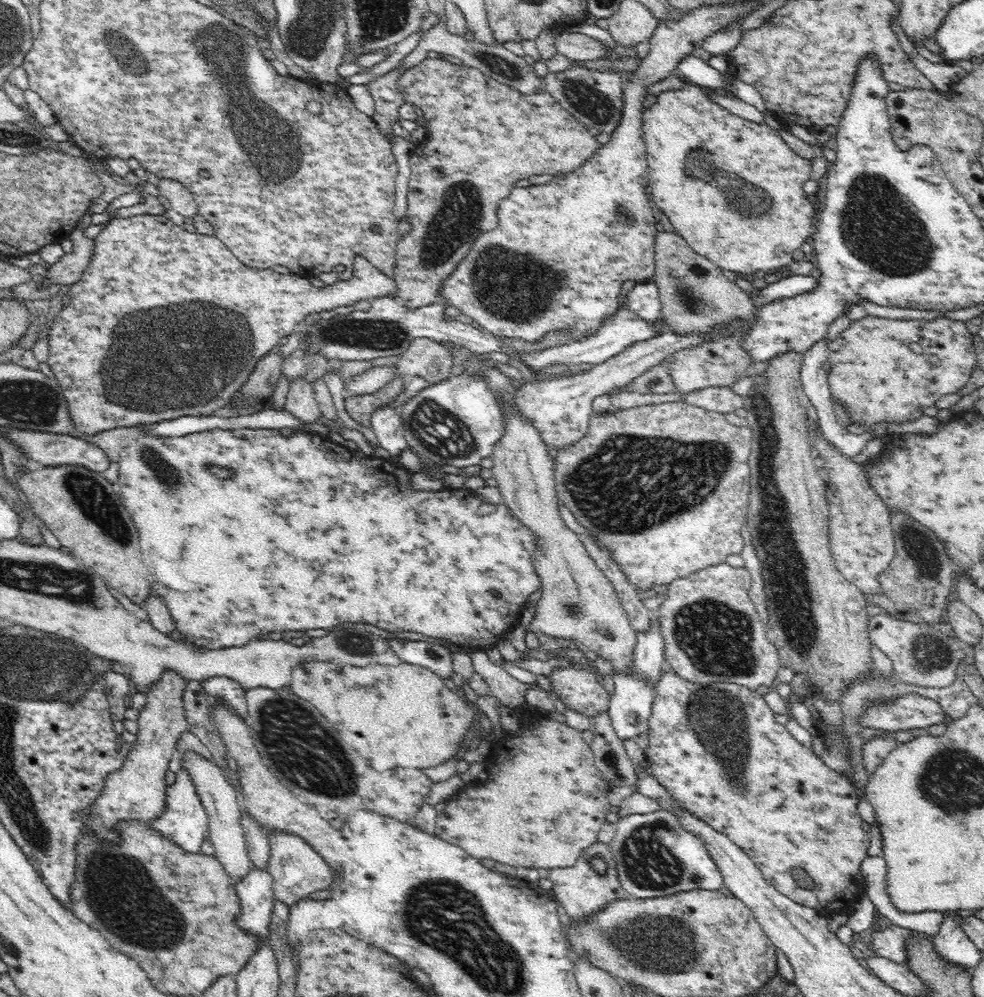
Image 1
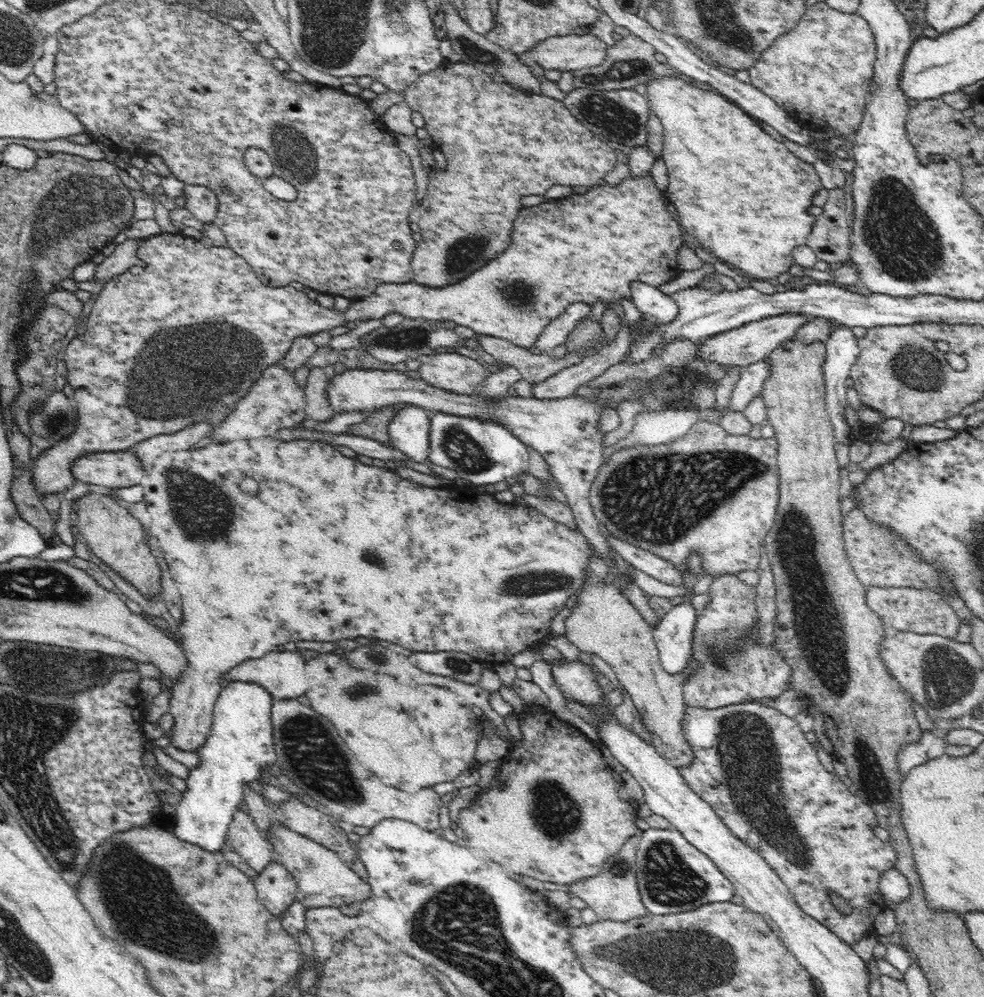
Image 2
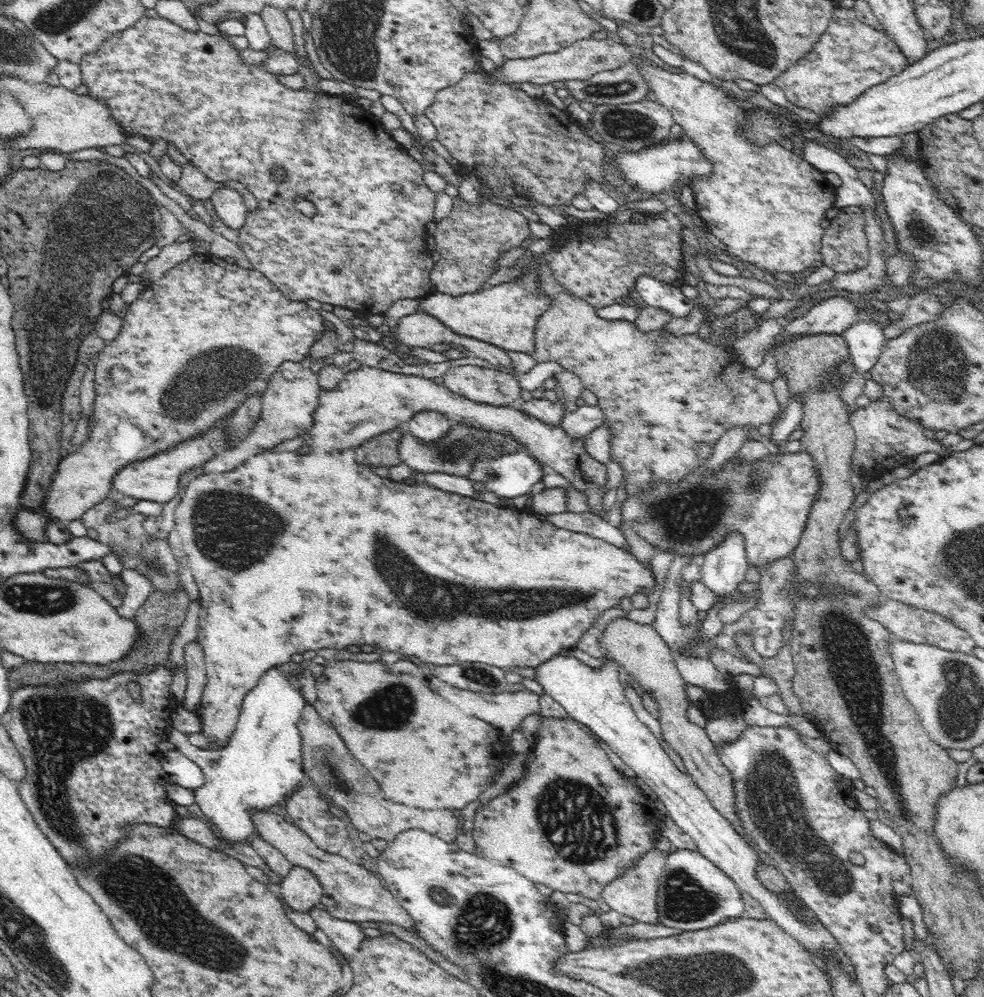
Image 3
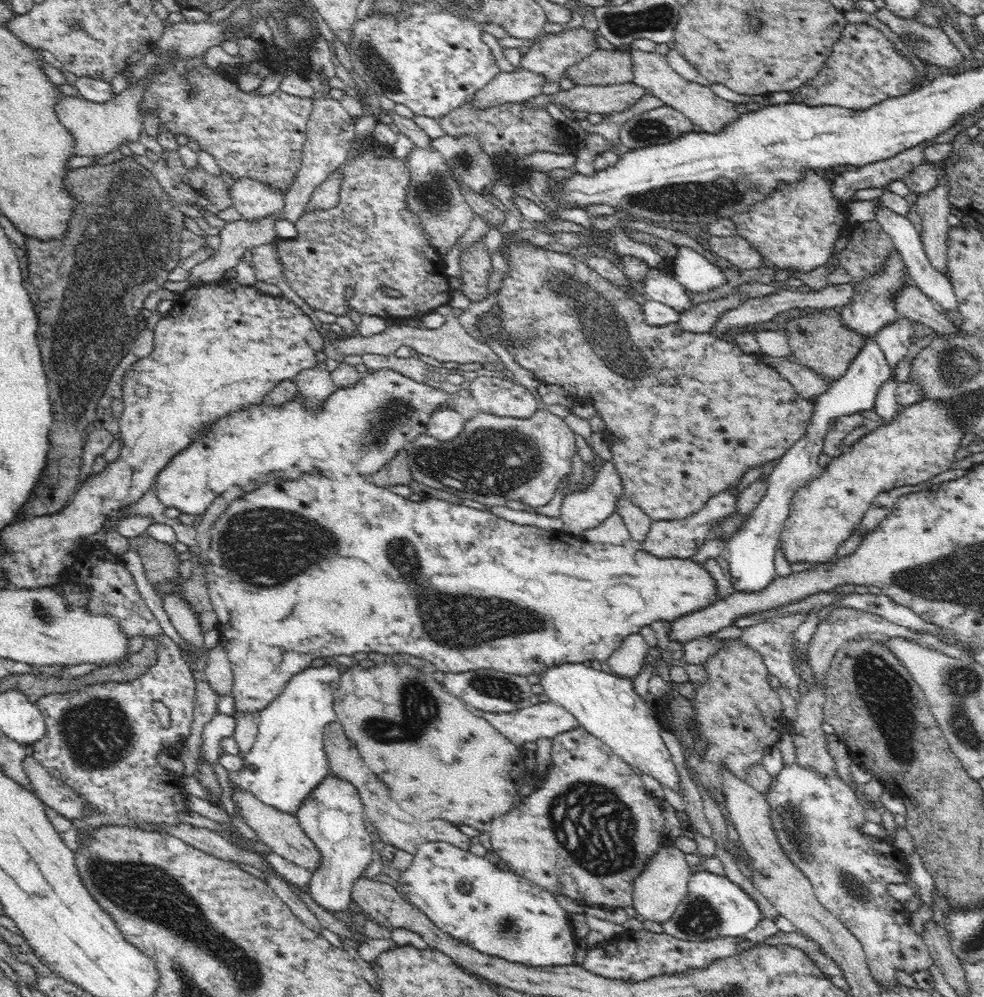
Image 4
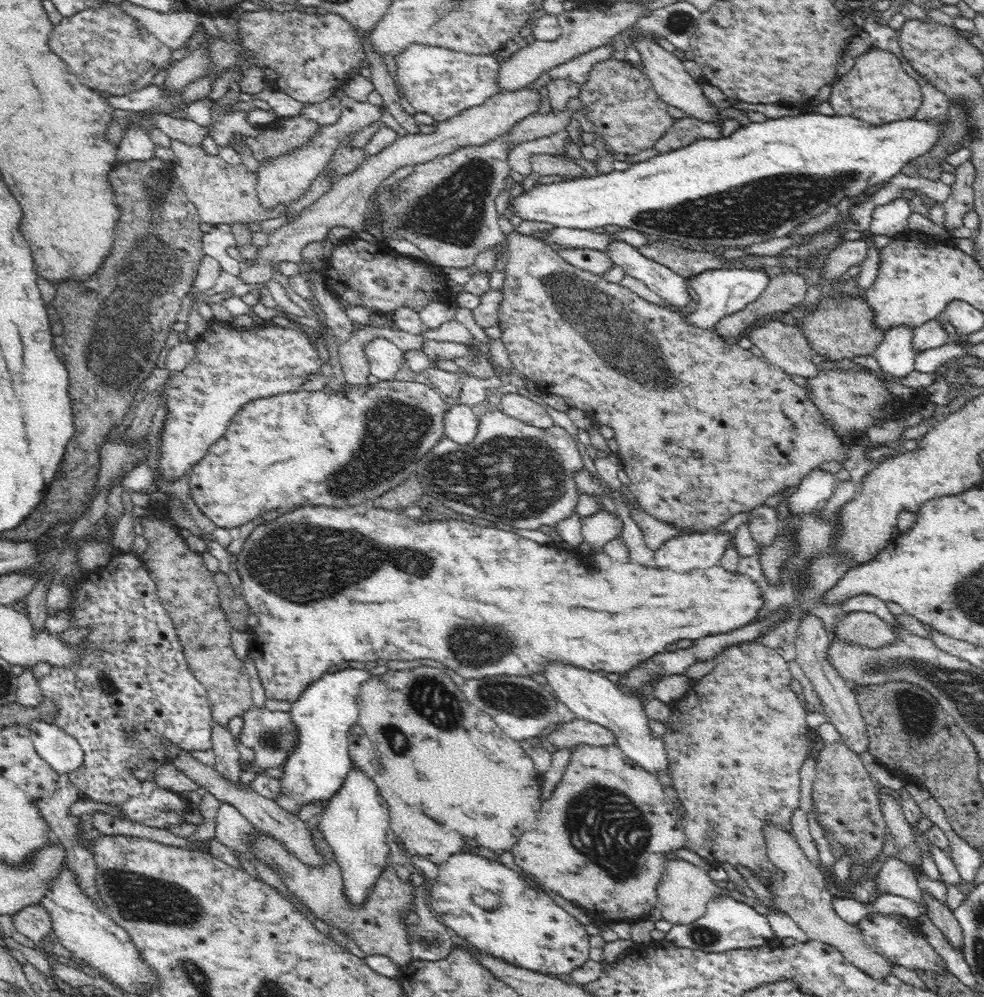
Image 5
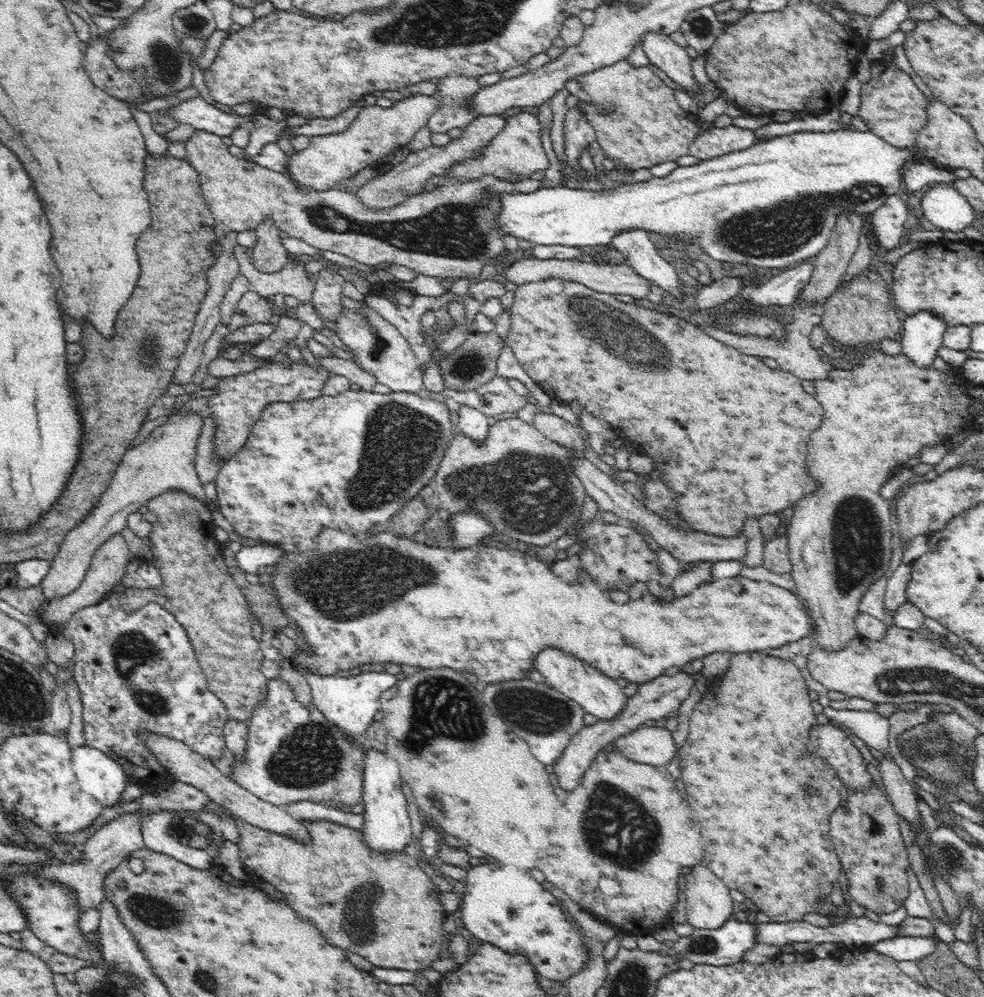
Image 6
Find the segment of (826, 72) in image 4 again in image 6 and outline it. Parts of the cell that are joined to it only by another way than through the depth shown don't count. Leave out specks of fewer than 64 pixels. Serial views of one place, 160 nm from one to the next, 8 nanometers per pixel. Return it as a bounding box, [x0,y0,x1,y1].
[860,59,928,148]

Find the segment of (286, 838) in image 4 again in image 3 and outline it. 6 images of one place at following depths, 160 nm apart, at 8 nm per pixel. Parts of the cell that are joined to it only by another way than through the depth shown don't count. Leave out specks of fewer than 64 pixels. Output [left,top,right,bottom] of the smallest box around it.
[250,809,419,935]

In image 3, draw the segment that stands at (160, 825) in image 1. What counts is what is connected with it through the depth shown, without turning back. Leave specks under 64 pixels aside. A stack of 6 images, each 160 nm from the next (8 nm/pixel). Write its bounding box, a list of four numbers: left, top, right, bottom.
[175,659,312,842]

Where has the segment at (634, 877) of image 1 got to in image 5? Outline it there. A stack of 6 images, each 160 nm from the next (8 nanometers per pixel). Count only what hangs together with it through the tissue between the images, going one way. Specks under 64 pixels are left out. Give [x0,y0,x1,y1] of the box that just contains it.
[666,898,774,953]

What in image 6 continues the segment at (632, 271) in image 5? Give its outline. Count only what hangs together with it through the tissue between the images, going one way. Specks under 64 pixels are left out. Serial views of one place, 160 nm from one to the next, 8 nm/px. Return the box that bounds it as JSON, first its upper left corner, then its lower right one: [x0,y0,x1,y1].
[611,229,682,298]

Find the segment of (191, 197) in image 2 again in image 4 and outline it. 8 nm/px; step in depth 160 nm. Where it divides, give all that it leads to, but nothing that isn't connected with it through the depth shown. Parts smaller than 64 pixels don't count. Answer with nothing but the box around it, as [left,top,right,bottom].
[231,177,287,220]

